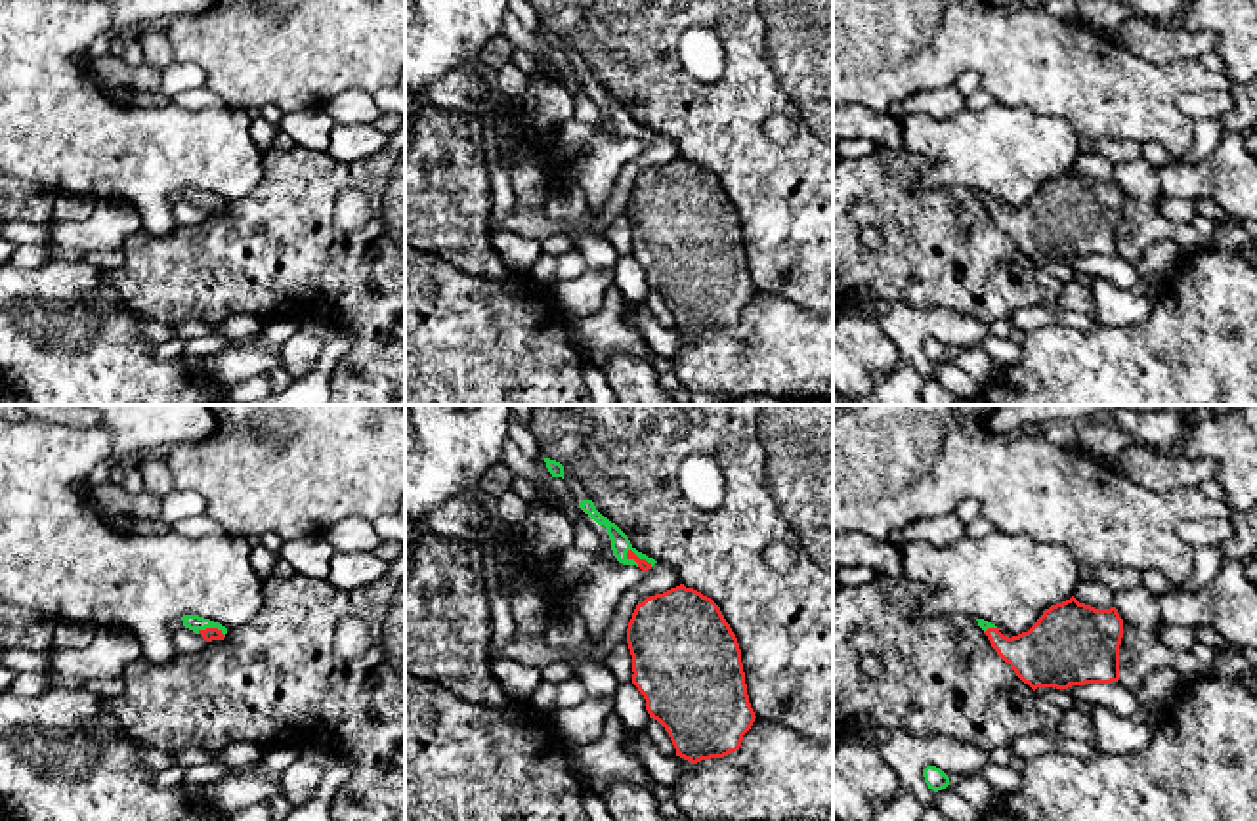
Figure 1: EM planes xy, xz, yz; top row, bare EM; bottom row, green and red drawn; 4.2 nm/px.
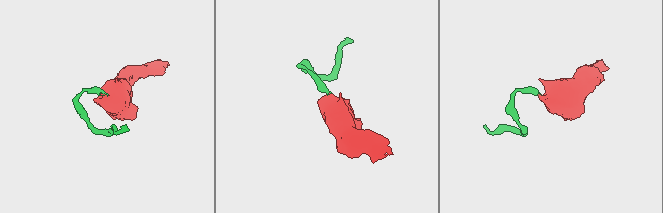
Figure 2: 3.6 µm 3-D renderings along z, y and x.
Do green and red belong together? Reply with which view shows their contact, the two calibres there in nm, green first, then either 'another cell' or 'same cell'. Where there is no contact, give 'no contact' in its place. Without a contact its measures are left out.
xy | 70/60 nm | same cell

